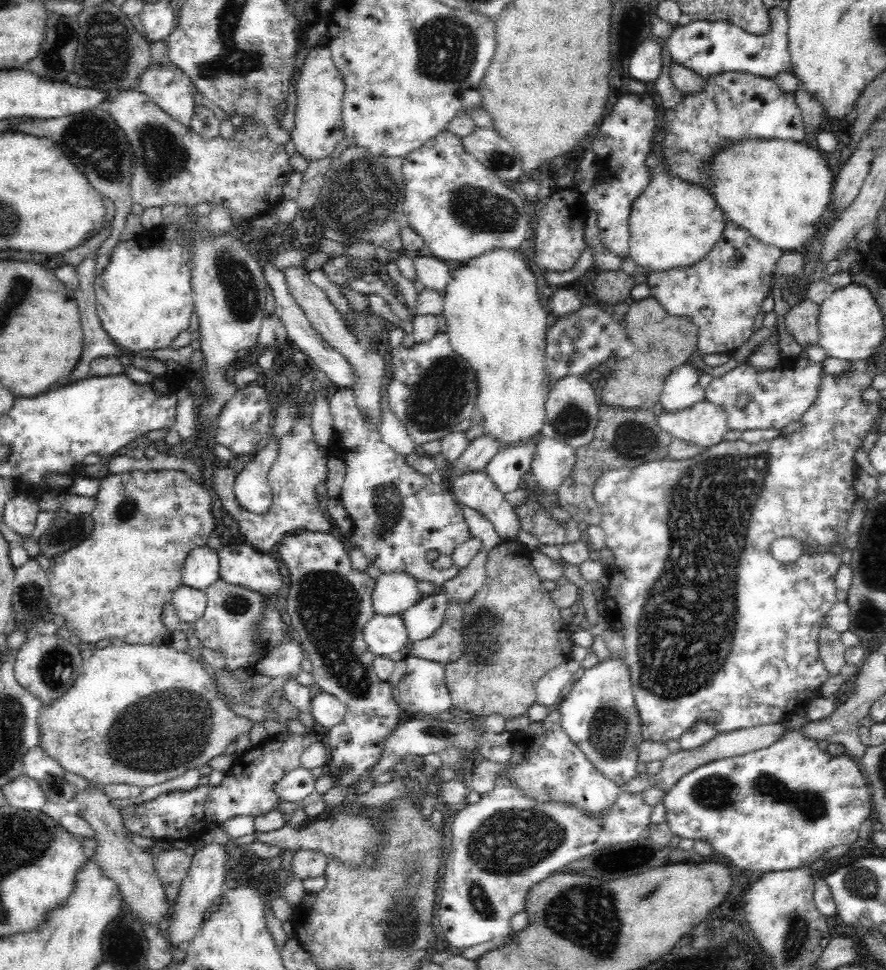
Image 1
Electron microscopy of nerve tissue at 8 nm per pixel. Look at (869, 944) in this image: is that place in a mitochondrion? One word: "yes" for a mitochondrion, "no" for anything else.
no

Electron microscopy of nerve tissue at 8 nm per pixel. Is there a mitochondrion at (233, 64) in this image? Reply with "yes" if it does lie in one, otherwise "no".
yes

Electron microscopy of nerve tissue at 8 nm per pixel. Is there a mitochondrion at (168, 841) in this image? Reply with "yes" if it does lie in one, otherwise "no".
no

